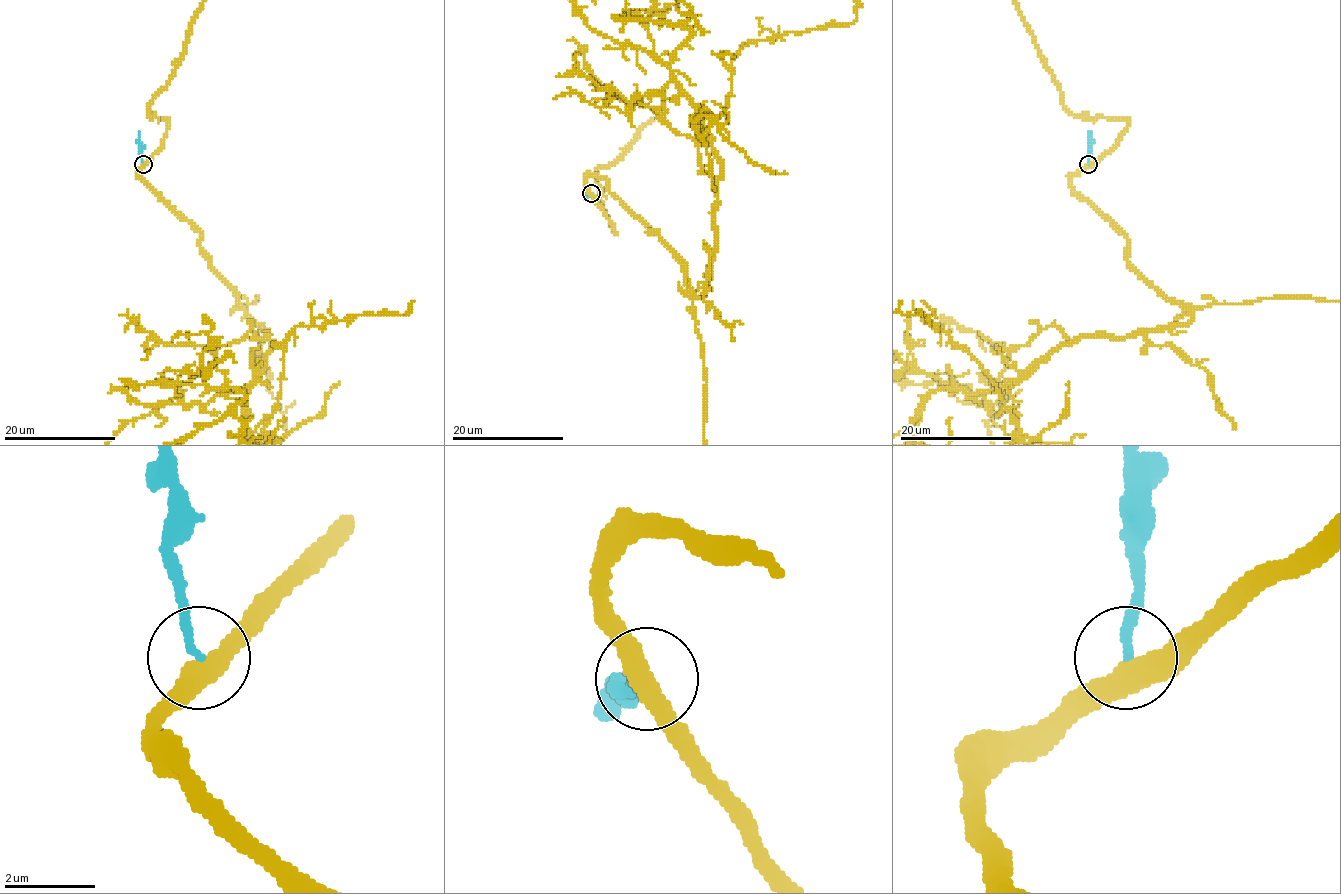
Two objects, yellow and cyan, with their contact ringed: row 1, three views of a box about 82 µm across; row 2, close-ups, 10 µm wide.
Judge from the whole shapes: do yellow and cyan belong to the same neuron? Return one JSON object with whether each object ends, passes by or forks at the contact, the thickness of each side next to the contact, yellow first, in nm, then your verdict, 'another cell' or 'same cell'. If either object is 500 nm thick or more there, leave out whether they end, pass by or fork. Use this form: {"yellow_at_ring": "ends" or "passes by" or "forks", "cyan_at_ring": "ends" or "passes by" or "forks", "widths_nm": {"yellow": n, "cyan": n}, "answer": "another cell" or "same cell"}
{"yellow_at_ring": "passes by", "cyan_at_ring": "ends", "widths_nm": {"yellow": 480, "cyan": 190}, "answer": "another cell"}

